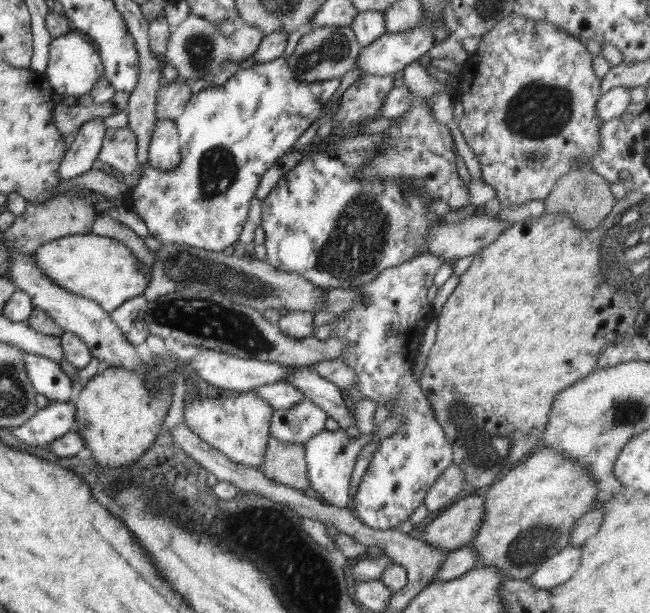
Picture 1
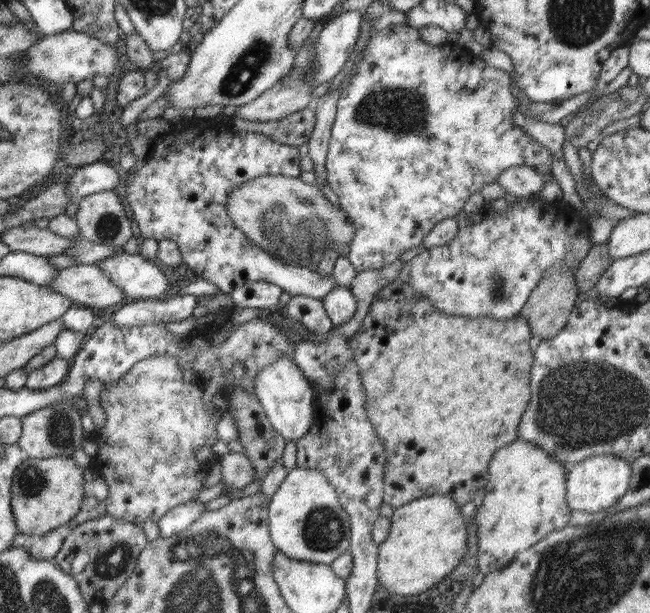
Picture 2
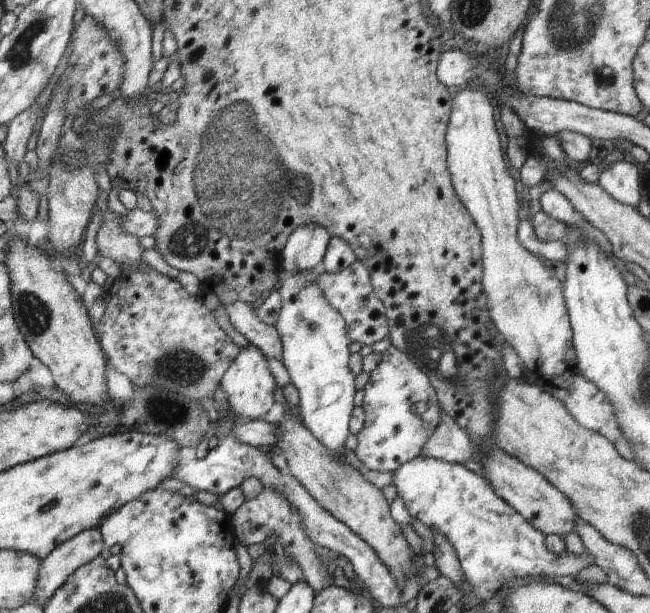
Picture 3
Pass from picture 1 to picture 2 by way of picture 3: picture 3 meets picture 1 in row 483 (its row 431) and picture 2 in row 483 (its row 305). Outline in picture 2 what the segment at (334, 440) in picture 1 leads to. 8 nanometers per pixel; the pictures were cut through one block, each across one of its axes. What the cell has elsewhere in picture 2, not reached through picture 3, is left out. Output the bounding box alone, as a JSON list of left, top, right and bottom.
[269,467,351,565]

